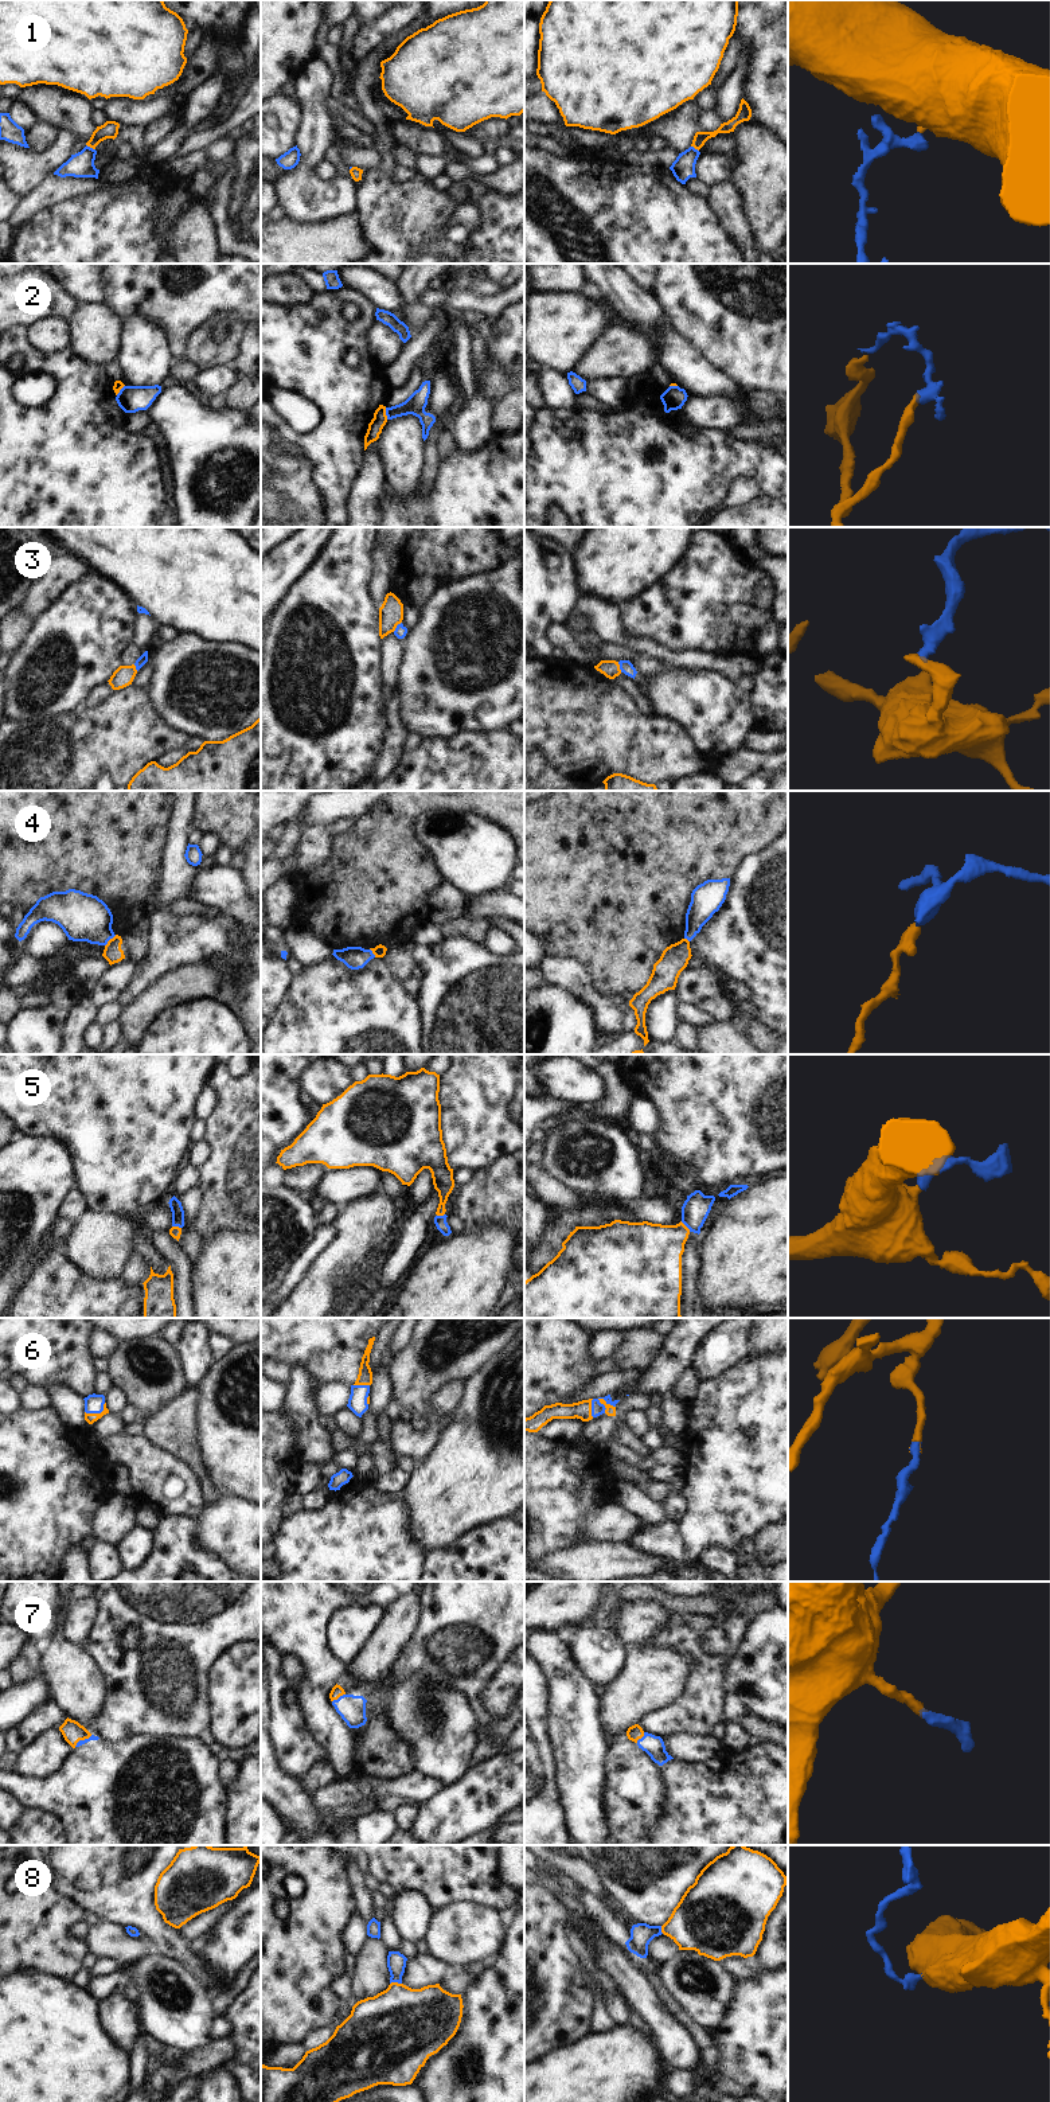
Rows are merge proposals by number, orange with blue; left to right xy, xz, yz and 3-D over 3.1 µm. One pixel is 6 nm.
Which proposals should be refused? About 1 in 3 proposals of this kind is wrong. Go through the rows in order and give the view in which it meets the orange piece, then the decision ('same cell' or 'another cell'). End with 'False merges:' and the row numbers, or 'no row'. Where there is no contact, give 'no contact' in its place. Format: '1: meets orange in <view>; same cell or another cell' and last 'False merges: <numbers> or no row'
1: meets orange in xy; another cell
2: meets orange in xz; another cell
3: meets orange in xz; another cell
4: meets orange in xy; another cell
5: meets orange in yz; same cell
6: meets orange in yz; same cell
7: meets orange in xz; same cell
8: meets orange in xz; same cell
False merges: 1, 2, 3, 4

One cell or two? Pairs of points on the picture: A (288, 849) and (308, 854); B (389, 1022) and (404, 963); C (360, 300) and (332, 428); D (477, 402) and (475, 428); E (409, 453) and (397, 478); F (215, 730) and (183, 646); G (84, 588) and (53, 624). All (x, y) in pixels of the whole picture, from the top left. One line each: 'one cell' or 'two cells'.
A: two cells
B: two cells
C: one cell
D: one cell
E: one cell
F: one cell
G: one cell

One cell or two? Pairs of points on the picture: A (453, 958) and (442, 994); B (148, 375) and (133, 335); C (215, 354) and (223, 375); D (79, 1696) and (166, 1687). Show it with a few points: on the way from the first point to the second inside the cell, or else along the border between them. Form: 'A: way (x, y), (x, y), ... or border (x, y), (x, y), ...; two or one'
A: way (453, 967), (452, 985); one
B: way (148, 366), (143, 344); one
C: border (227, 363), (214, 363), (198, 371); two
D: border (96, 1662), (104, 1677), (104, 1699), (89, 1722); two

